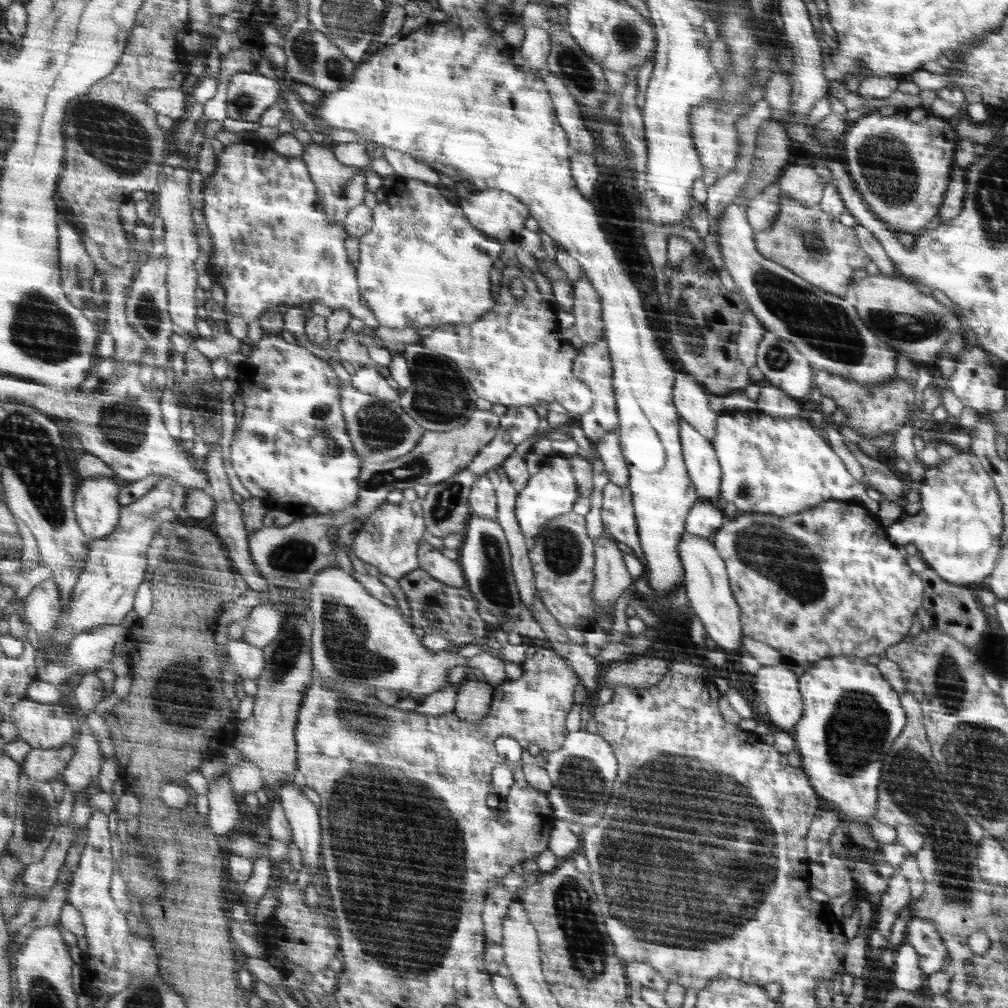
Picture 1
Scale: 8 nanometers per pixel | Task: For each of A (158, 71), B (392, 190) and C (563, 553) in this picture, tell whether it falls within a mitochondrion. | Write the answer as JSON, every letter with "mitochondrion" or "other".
{"A":"other","B":"other","C":"mitochondrion"}

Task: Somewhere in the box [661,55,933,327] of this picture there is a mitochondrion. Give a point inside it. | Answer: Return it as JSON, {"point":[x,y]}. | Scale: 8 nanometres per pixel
{"point":[888,164]}

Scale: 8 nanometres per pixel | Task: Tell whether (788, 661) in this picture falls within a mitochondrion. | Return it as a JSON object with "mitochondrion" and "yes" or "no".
{"mitochondrion":"no"}

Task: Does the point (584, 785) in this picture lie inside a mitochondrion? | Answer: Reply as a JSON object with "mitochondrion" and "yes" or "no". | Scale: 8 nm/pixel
{"mitochondrion":"yes"}

